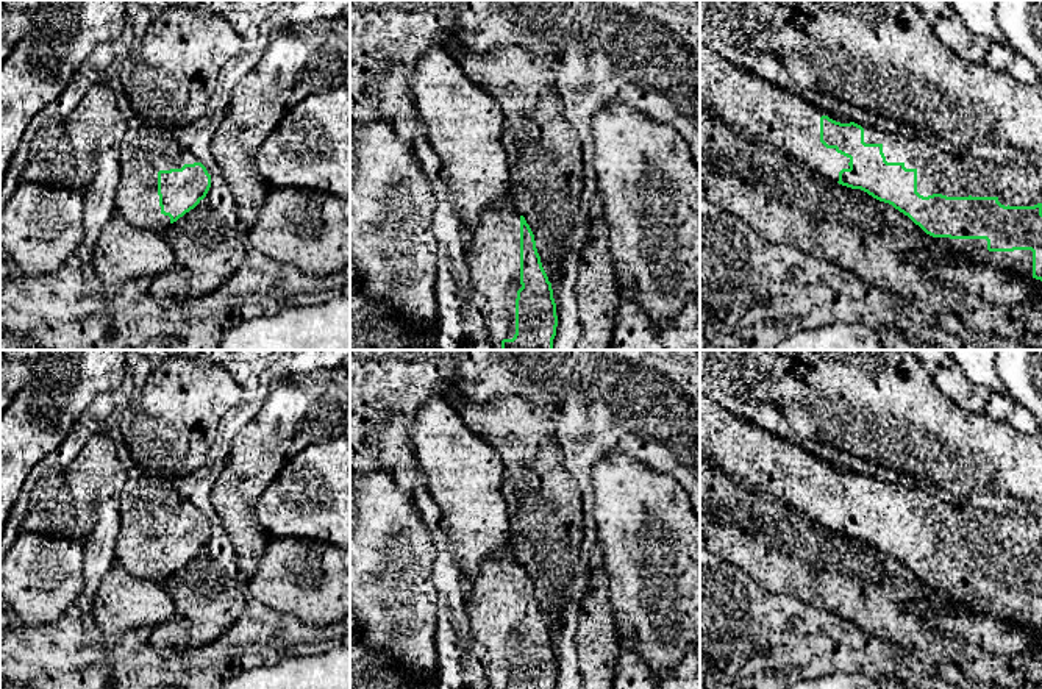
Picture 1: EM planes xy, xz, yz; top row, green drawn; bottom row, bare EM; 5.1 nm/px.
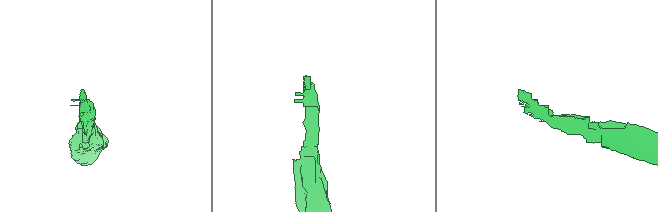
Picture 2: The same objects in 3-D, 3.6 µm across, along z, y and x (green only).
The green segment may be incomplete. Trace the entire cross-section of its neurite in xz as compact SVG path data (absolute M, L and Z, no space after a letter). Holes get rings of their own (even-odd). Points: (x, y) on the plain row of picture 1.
M509 547L481 564L480 575L467 586L466 612L470 645L483 664L489 689L555 689L558 666L551 633L542 617L534 584Z

